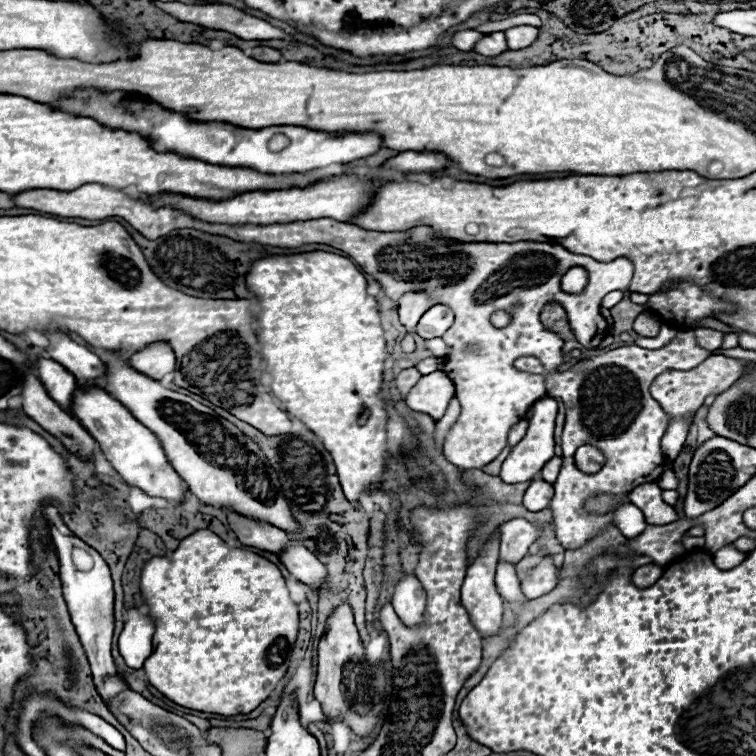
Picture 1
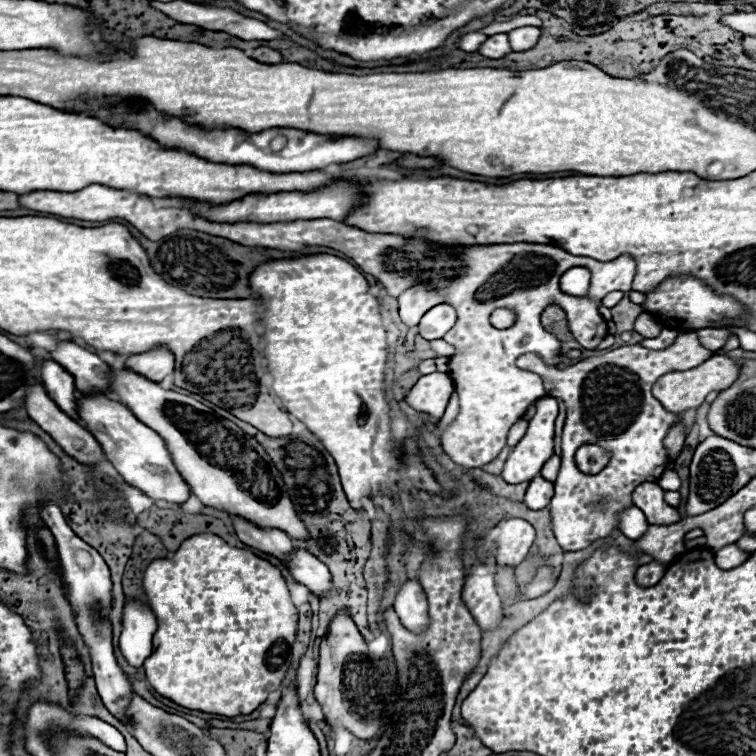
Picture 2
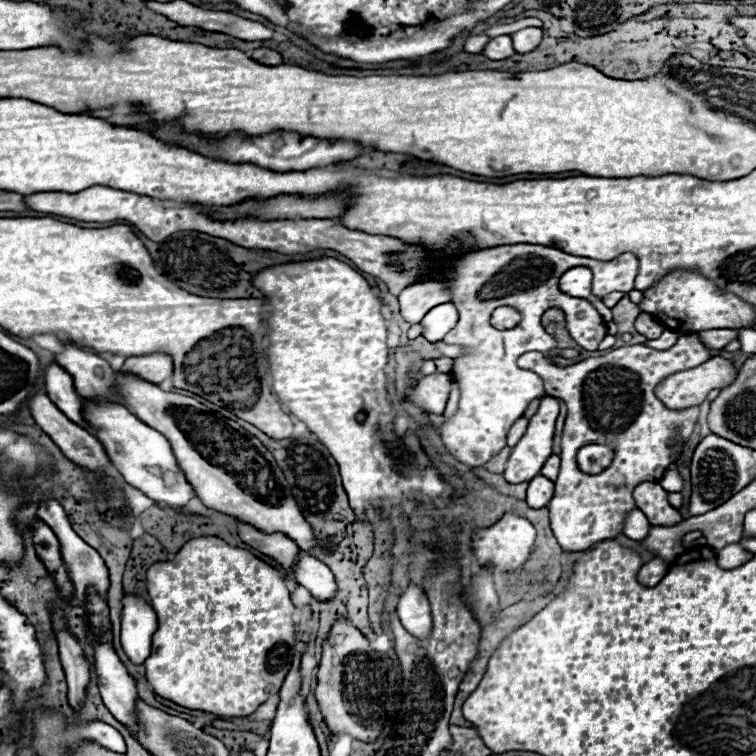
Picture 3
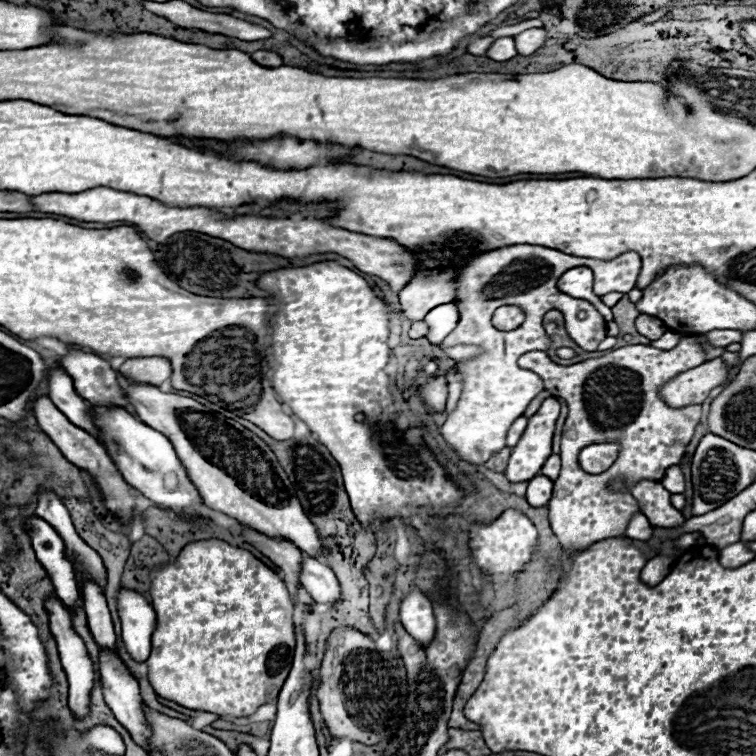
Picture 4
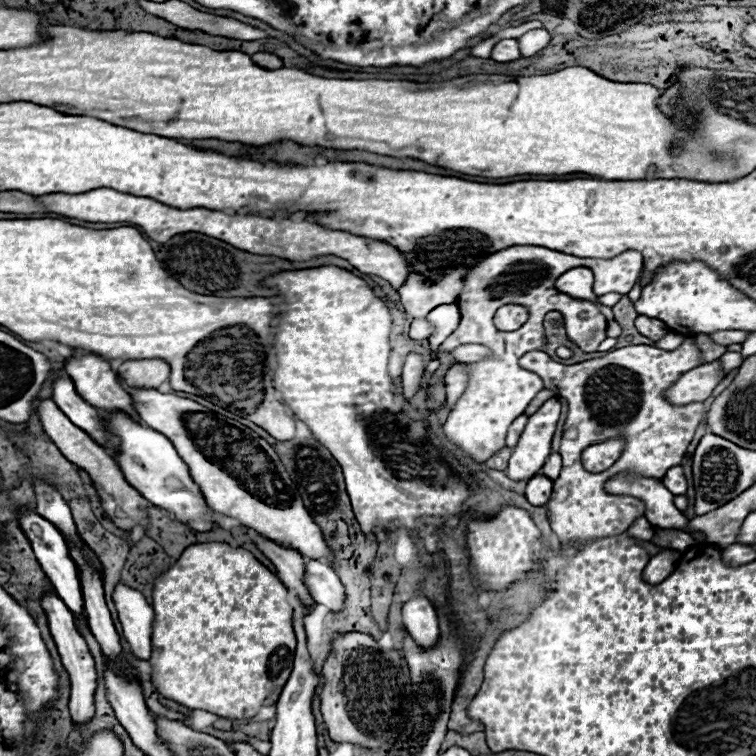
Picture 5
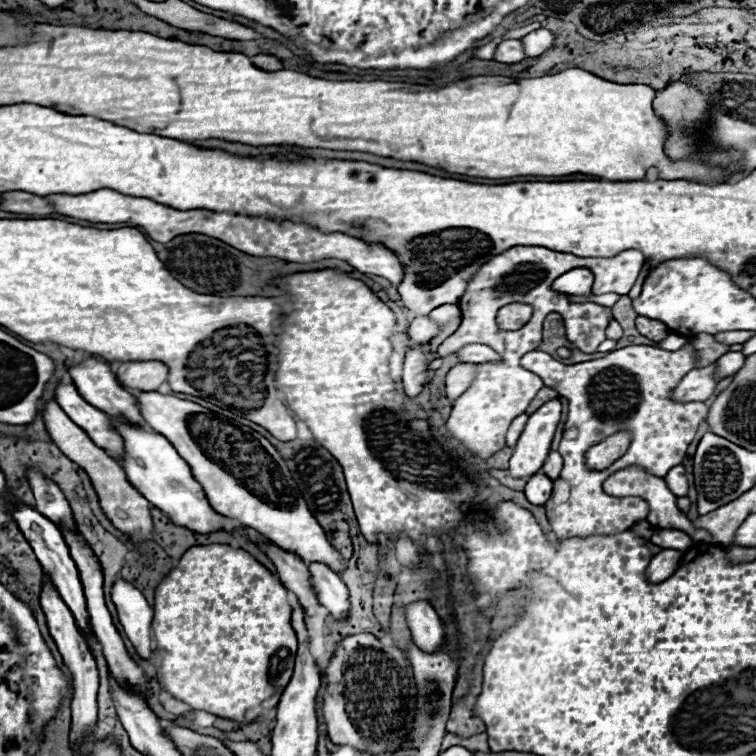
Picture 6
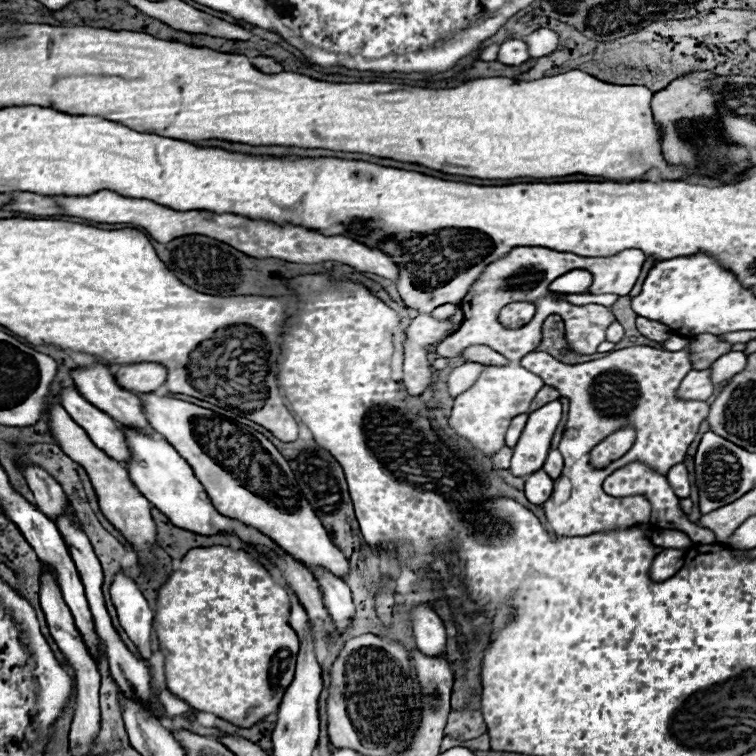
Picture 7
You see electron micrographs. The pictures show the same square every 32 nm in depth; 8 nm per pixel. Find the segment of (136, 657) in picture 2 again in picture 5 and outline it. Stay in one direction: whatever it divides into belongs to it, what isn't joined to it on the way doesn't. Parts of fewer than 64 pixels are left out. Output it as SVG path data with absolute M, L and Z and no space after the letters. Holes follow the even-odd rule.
M118 582L114 588L114 604L124 628L124 638L128 640L132 652L140 660L148 660L152 654L152 622L154 610L142 596L142 592Z

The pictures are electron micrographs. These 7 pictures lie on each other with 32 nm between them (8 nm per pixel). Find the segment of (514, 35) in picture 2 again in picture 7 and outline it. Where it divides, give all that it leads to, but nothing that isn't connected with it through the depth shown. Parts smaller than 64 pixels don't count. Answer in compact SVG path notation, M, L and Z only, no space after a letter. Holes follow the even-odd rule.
M540 28L528 38L528 52L532 58L536 56L542 58L544 54L552 54L552 50L556 52L558 48L560 48L560 36L554 30Z

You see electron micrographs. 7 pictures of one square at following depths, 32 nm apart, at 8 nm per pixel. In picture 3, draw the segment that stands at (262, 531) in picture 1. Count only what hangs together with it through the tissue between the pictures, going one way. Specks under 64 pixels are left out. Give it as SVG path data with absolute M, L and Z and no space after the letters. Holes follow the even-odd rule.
M238 522L238 534L246 544L254 546L262 554L276 560L284 570L284 578L290 584L296 584L294 566L298 562L296 558L300 554L300 548L288 536L284 536L284 534L264 534L264 532L260 532L260 530L252 528L250 524L244 524L244 522Z

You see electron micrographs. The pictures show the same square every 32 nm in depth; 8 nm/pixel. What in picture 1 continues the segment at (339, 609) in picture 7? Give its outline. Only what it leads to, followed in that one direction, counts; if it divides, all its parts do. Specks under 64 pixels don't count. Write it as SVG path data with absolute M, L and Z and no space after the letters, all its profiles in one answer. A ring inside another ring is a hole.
M292 542L288 550L280 554L280 560L296 580L304 582L312 590L322 590L326 586L326 578L328 578L326 566L302 544Z

